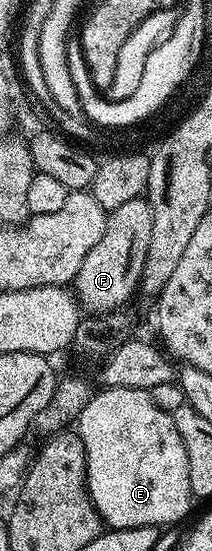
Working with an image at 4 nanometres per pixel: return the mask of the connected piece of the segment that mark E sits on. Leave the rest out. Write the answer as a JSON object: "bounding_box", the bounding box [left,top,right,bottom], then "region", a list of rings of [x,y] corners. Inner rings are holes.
{"bounding_box":[75,386,195,530],"region":[[[118,386],[98,389],[75,419],[75,429],[85,449],[85,483],[89,498],[108,529],[126,530],[144,526],[164,528],[188,516],[195,499],[187,468],[187,448],[183,448],[183,436],[179,436],[179,428],[175,428],[172,413],[159,408],[148,390]]]}

